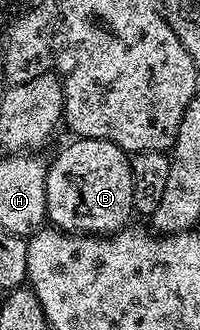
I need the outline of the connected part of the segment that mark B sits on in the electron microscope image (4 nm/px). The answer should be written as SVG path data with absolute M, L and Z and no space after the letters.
M78 137L70 140L70 145L47 168L47 203L45 215L50 226L62 229L64 233L82 235L108 235L117 233L130 224L129 216L134 216L133 192L131 191L130 154L124 153L115 143L103 139Z

